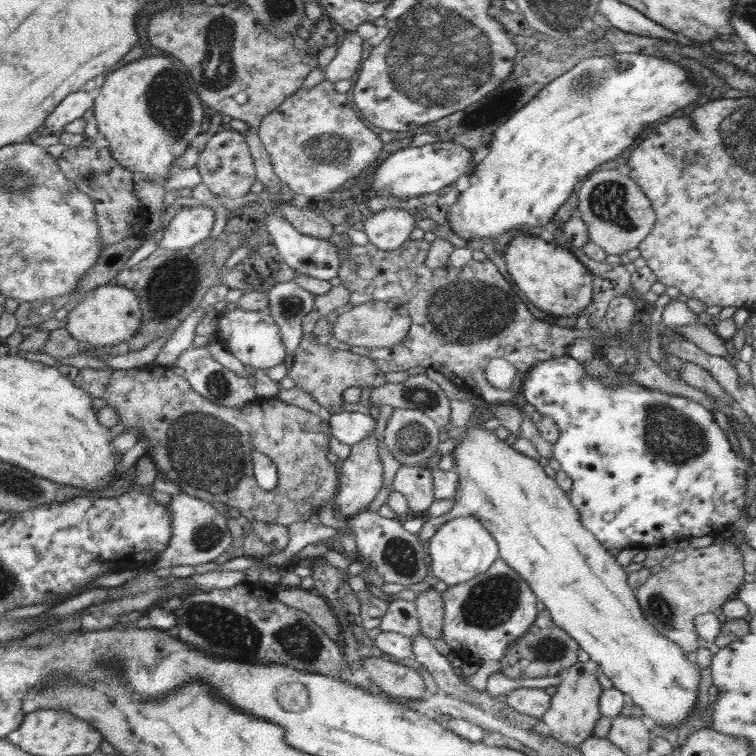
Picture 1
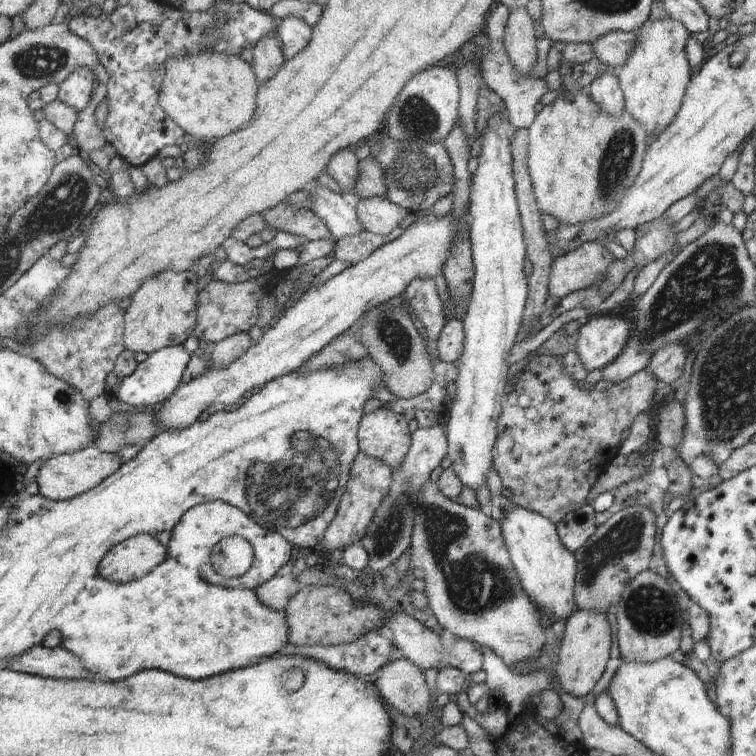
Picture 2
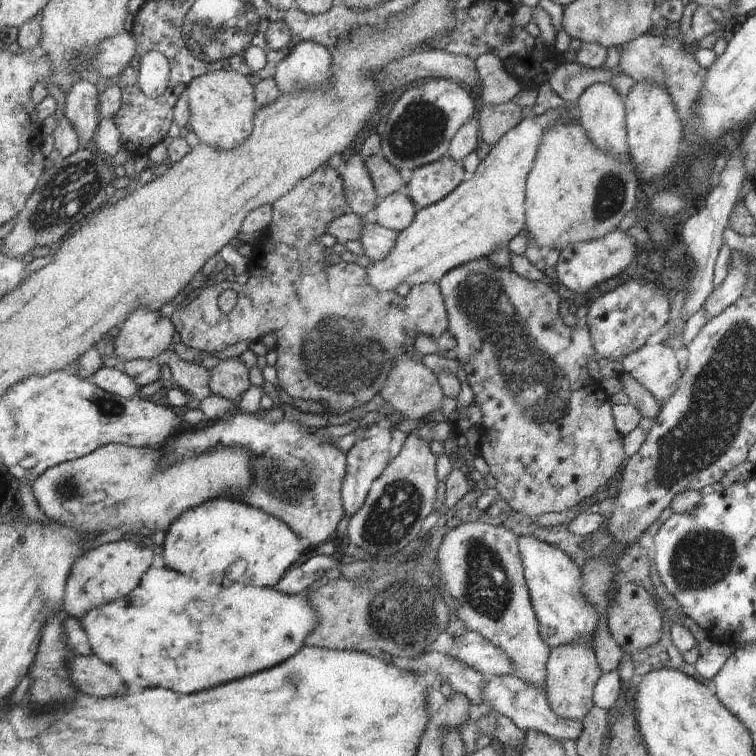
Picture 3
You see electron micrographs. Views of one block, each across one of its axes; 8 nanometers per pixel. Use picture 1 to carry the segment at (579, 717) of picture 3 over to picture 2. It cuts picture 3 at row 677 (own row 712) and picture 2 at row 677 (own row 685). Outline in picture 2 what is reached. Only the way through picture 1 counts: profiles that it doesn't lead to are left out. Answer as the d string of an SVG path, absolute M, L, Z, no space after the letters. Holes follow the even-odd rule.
M576 608L571 617L567 619L566 631L562 639L558 671L555 677L562 689L573 697L589 698L592 696L594 686L602 676L609 660L612 648L612 636L608 612Z

